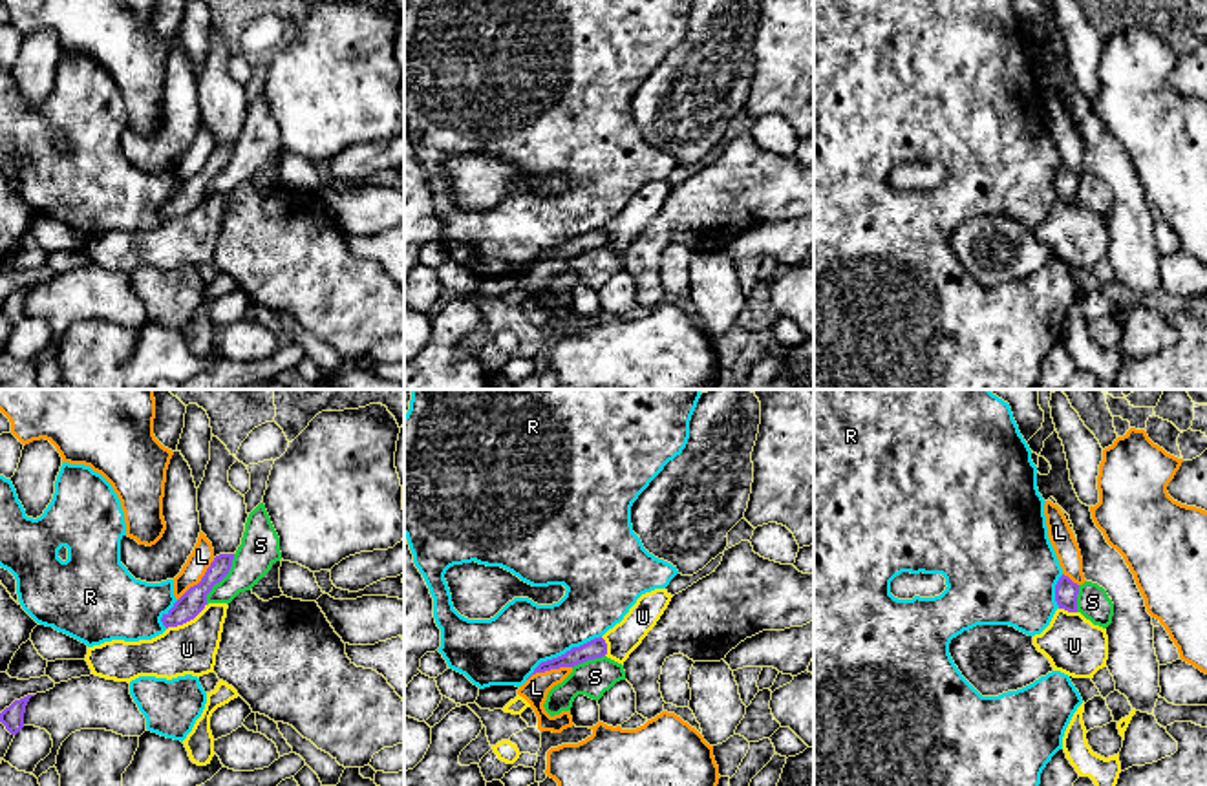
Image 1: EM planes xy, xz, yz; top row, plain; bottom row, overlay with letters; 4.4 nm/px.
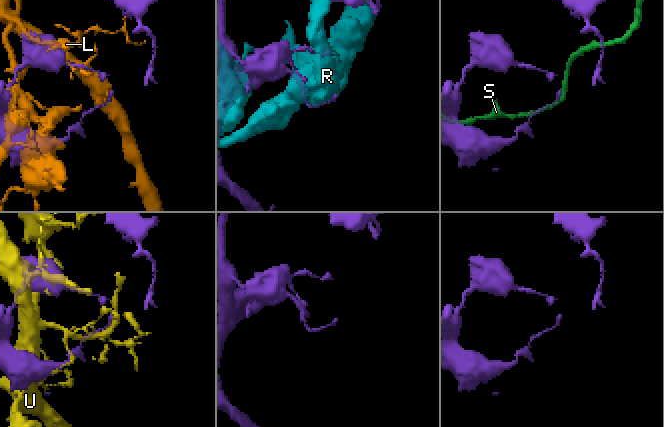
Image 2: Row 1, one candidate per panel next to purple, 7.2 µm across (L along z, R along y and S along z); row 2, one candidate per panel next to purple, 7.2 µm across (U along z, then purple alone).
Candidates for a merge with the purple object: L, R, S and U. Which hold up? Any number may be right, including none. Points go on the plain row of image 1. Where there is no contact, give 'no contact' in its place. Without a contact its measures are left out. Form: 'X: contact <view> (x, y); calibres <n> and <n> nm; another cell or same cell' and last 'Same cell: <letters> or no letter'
L: contact xy (202, 170); calibres 110 and 100 nm; another cell
R: contact xz (562, 245); calibres 90 and 300 nm; another cell
S: contact xy (220, 170); calibres 110 and 180 nm; another cell
U: contact xy (187, 211); calibres 110 and 220 nm; another cell
Same cell: no letter

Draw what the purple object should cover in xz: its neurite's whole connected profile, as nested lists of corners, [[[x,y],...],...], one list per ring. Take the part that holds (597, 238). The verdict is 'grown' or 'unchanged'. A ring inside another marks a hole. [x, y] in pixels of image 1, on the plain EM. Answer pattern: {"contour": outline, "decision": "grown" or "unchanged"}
{"contour": [[[594,228],[580,238],[572,238],[571,241],[567,241],[565,245],[541,252],[532,265],[536,263],[545,263],[550,260],[560,260],[560,258],[574,258],[578,254],[583,254],[587,250],[594,250],[594,249],[602,249],[607,245],[607,234],[605,230]]], "decision": "unchanged"}

